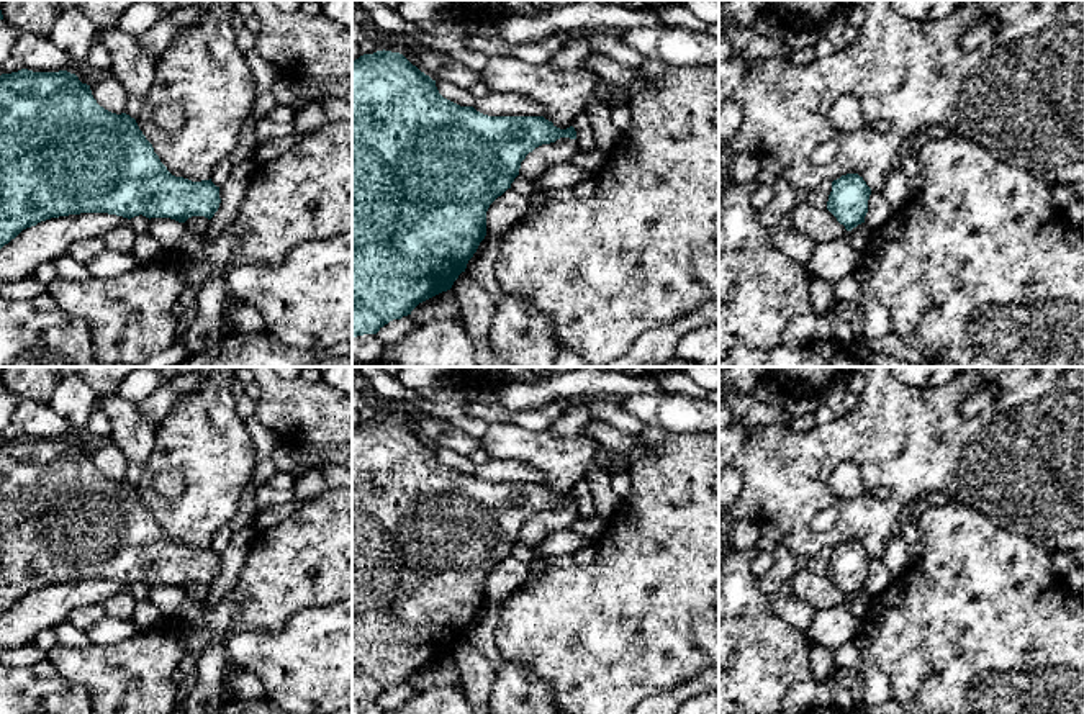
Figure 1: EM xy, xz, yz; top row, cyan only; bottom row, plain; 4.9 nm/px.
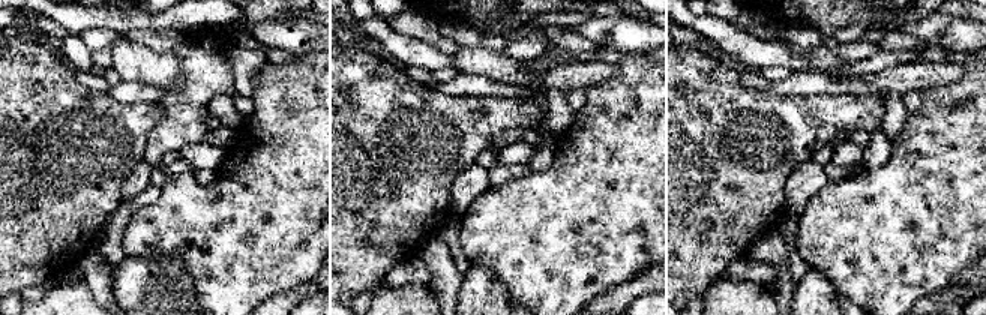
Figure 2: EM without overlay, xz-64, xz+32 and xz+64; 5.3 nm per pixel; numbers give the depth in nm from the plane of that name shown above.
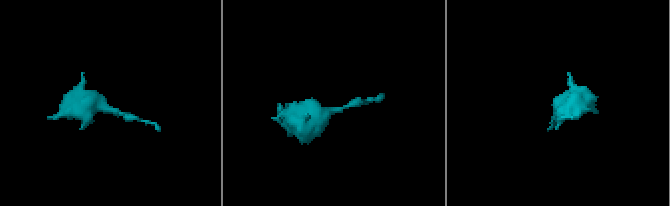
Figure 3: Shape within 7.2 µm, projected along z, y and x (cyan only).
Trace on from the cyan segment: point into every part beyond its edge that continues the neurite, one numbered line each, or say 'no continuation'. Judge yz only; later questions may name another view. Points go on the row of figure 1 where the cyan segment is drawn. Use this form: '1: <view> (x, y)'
no continuation

